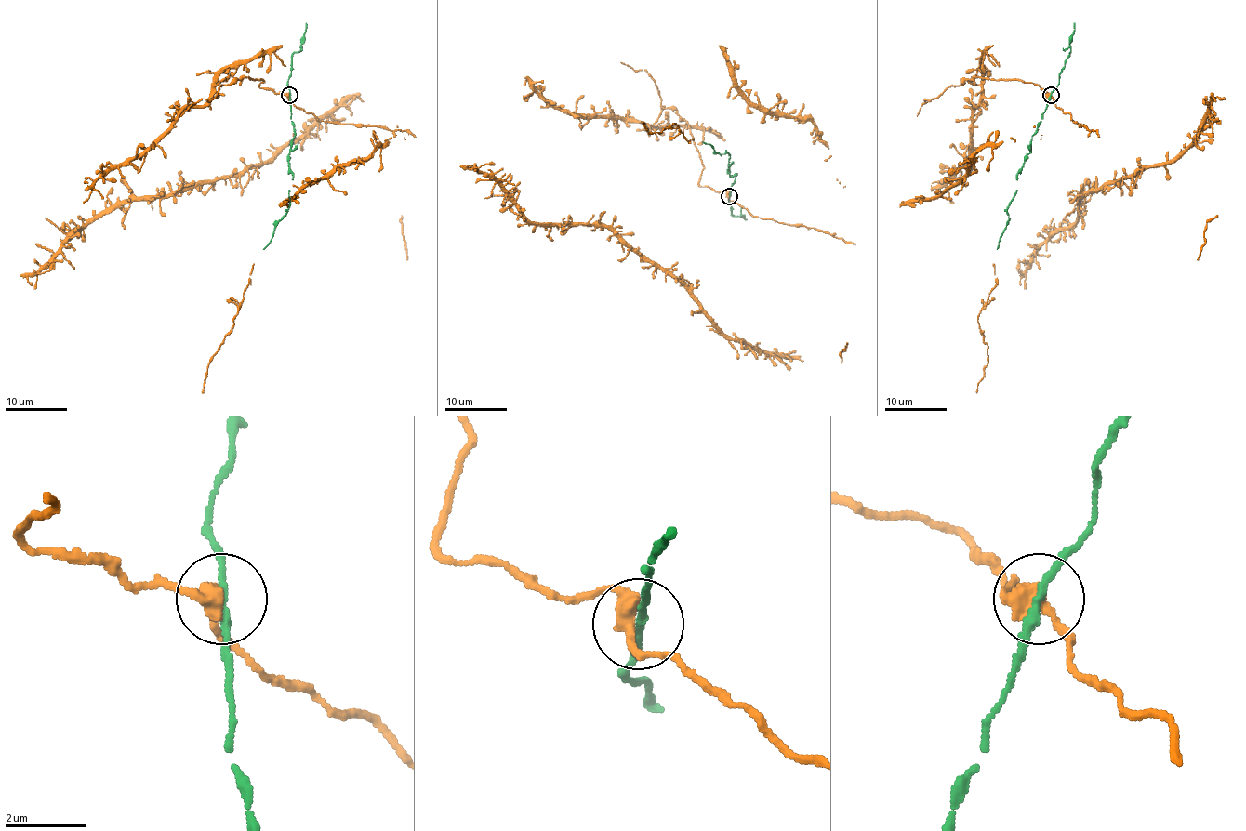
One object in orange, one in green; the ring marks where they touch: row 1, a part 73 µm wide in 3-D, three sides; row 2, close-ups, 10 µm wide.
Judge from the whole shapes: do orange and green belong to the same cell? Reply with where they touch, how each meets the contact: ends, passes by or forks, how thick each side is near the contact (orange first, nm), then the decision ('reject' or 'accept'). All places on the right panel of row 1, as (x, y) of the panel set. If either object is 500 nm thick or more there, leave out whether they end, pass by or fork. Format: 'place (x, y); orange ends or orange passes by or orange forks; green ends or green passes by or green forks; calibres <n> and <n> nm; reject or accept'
place (1051, 95); orange passes by; green passes by; calibres 400 and 180 nm; accept

